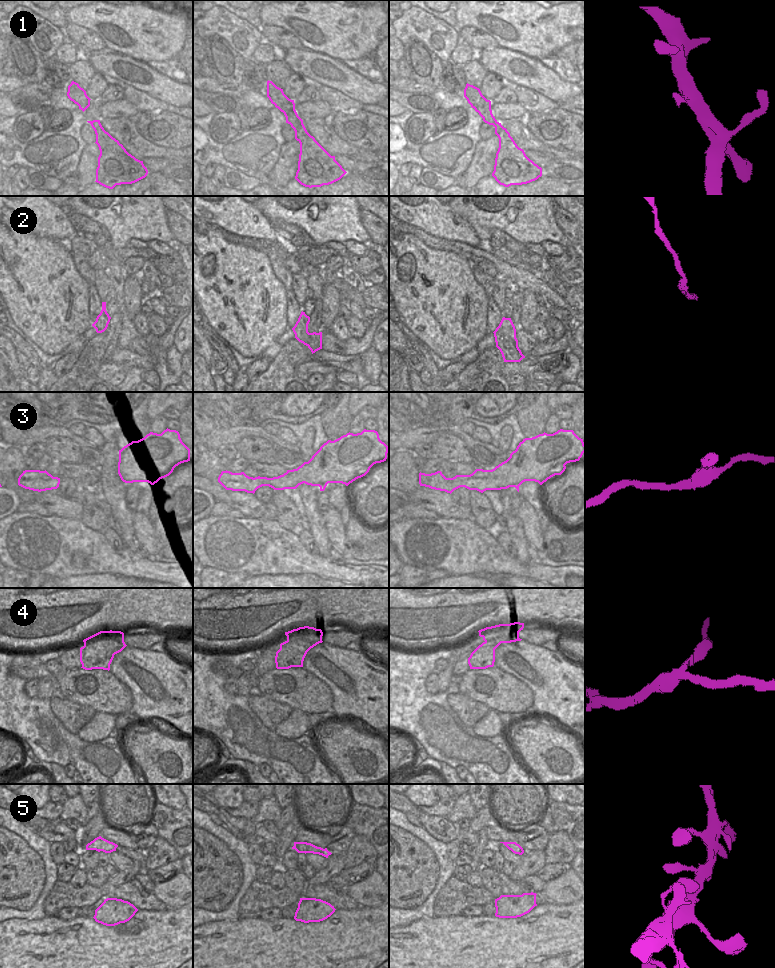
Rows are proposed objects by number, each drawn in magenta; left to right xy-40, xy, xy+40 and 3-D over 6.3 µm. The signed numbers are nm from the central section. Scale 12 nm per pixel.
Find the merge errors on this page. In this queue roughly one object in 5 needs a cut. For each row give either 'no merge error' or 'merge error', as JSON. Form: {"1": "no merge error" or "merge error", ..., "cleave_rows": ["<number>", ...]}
{"1": "no merge error", "2": "no merge error", "3": "no merge error", "4": "merge error", "5": "no merge error", "cleave_rows": ["4"]}

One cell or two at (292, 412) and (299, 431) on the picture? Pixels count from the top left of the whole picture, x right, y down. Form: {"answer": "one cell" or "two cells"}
{"answer": "two cells"}

